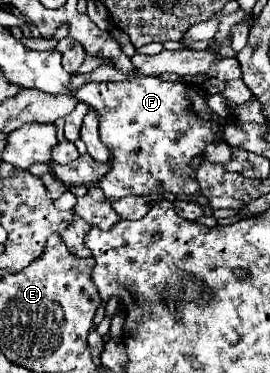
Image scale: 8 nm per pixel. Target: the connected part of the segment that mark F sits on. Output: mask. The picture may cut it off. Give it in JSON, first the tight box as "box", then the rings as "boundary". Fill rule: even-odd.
{"box":[74,77,226,201],"boundary":[[[140,77],[122,83],[88,83],[74,93],[100,115],[100,141],[110,149],[110,171],[100,179],[100,189],[108,201],[118,201],[128,195],[172,193],[172,195],[198,195],[196,159],[202,159],[206,145],[224,141],[226,119],[208,107],[210,93],[202,87],[162,81],[160,77]]]}

